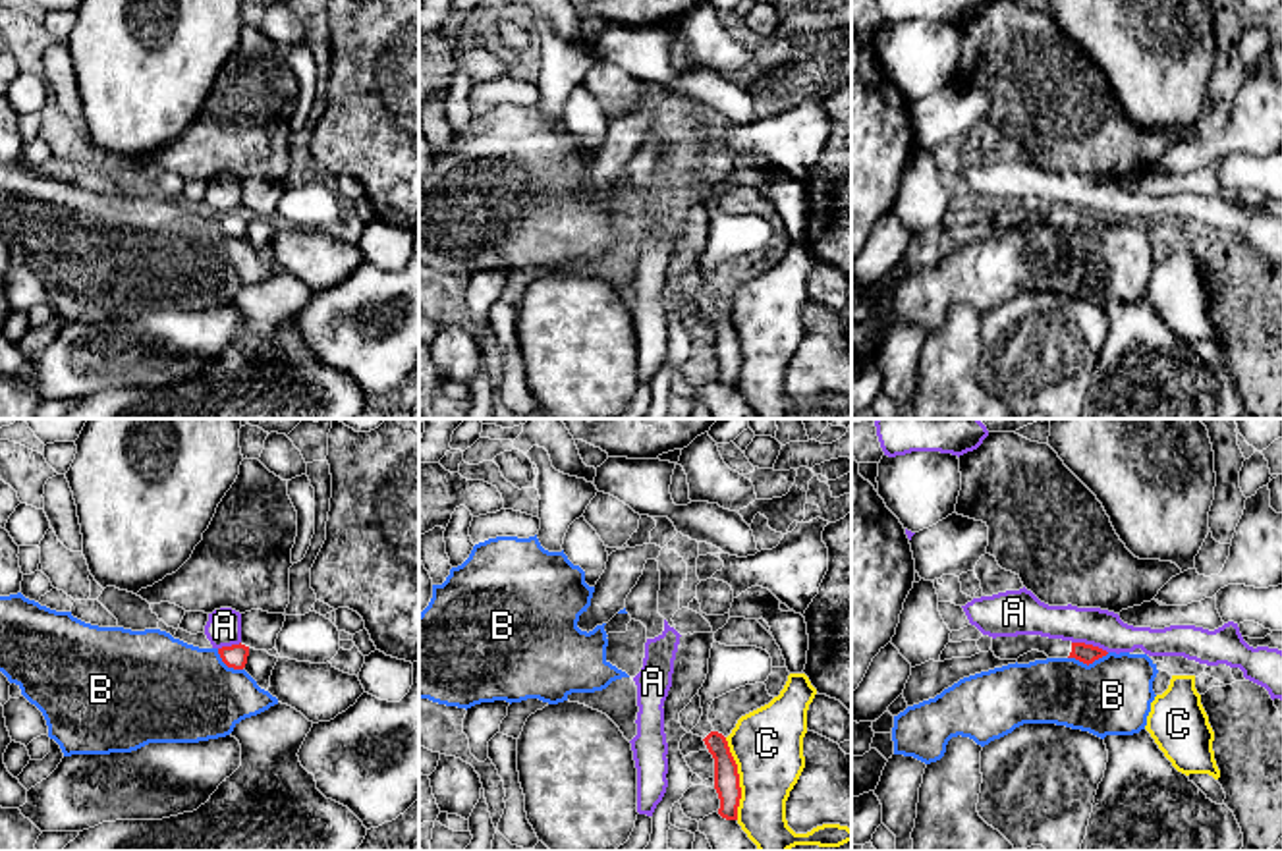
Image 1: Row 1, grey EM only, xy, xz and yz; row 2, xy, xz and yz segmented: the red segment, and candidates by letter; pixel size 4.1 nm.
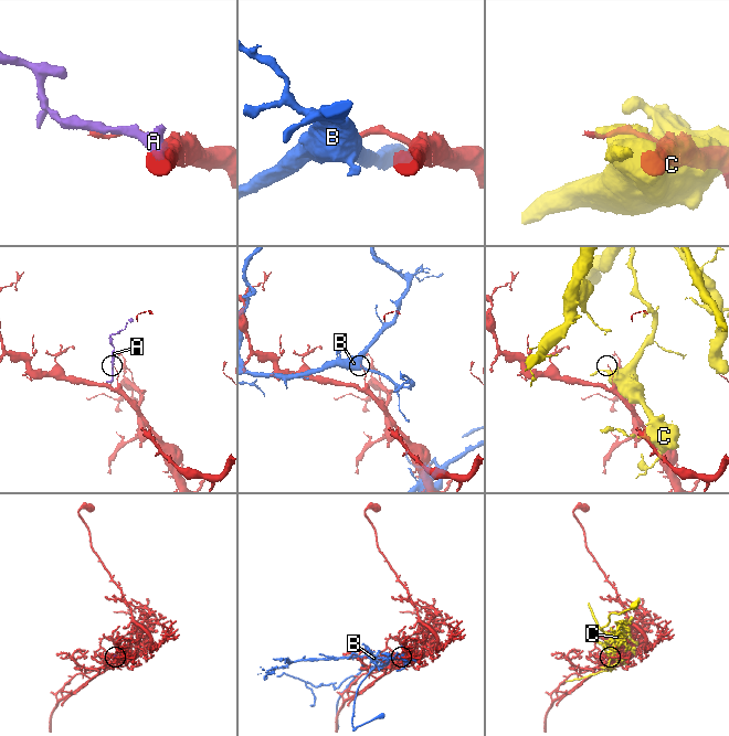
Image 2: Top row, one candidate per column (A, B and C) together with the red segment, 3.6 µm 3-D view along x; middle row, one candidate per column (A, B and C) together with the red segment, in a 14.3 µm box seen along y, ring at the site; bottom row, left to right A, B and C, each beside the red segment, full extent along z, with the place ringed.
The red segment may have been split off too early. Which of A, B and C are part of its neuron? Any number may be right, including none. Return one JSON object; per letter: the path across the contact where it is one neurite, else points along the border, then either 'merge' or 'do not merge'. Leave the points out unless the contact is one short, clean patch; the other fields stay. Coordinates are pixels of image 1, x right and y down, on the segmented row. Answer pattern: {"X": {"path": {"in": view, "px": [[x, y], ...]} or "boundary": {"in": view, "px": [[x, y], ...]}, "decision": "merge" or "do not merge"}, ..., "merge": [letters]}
{"A": {"decision": "do not merge"}, "B": {"decision": "do not merge"}, "C": {"decision": "do not merge"}, "merge": []}

